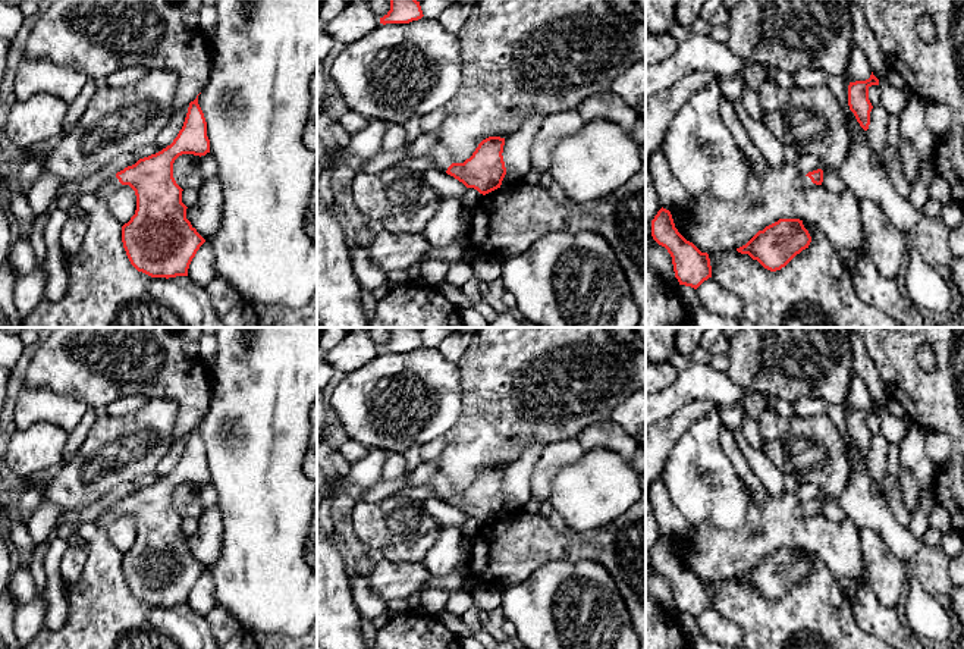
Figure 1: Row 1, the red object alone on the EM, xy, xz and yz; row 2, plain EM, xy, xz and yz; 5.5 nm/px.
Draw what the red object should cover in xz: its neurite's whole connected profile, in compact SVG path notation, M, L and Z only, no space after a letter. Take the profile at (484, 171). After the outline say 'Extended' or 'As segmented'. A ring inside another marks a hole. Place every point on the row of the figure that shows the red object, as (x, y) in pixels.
M489 137L478 144L470 159L464 163L455 163L449 150L439 141L433 145L428 156L434 169L446 172L467 188L474 188L486 195L500 188L506 175L502 156L503 145L505 138Z. Extended

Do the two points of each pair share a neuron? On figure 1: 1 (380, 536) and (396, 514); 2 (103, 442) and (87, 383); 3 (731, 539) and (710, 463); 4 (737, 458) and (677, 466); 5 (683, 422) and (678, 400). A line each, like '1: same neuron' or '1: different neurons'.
1: same neuron
2: different neurons
3: different neurons
4: different neurons
5: different neurons

